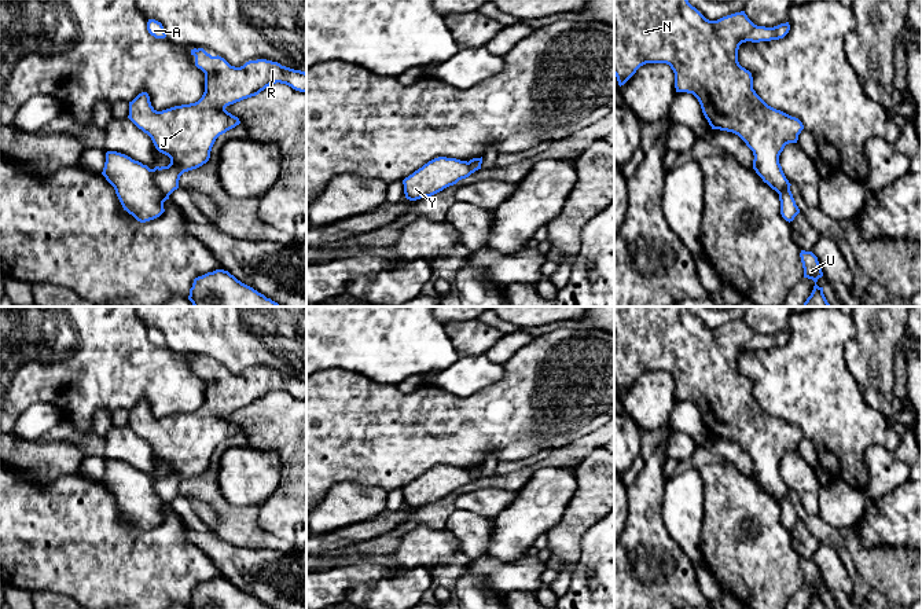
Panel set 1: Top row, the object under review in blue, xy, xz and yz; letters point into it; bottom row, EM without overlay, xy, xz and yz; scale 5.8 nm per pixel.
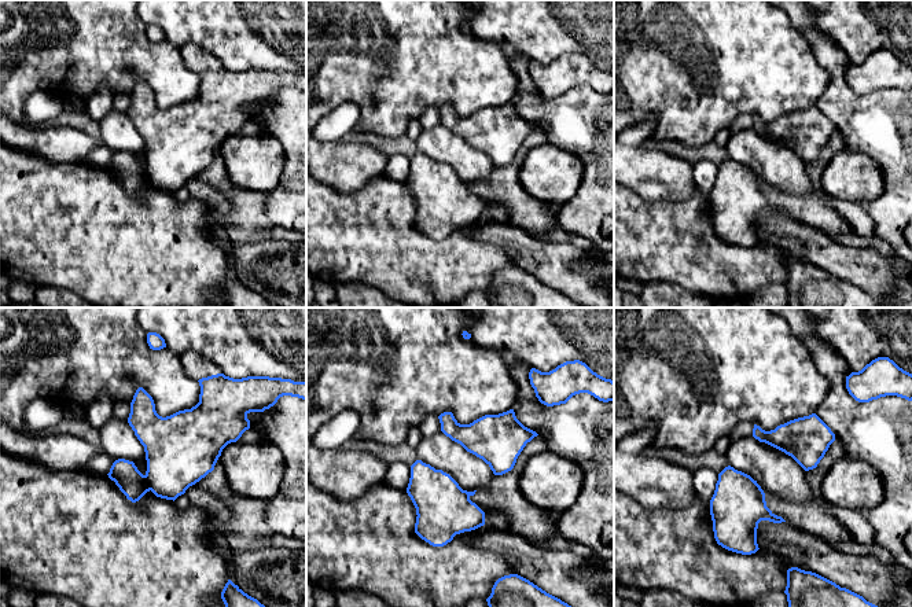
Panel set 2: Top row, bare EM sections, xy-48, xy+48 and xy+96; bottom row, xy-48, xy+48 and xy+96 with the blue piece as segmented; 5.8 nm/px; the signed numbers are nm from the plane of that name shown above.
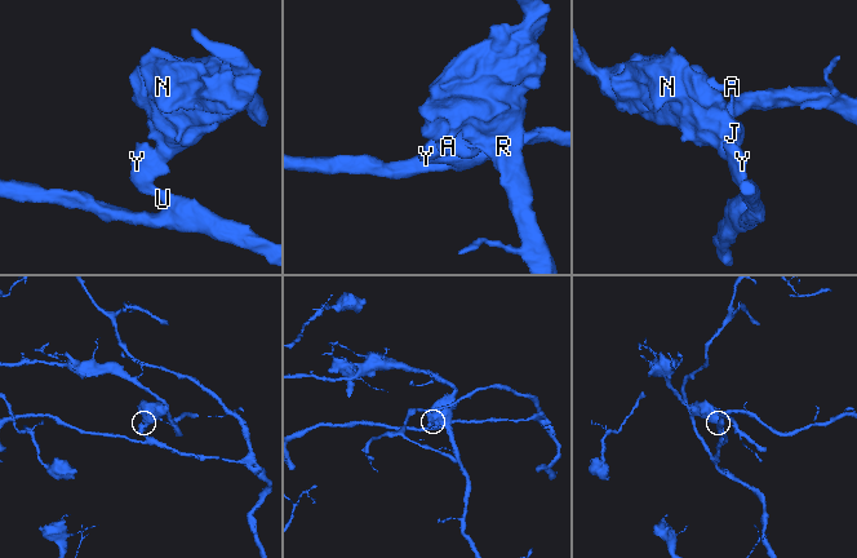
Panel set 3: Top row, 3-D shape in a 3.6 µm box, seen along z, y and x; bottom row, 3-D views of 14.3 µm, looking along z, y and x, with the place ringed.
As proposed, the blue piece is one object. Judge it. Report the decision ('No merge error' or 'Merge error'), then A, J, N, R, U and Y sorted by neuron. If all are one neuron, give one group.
Merge error. Groups: A J N R / U Y

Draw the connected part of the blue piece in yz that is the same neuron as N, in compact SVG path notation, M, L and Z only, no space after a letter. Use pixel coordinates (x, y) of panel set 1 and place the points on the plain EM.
M614 307L614 384L621 395L646 371L669 373L675 381L676 400L693 401L698 407L712 437L738 443L753 459L756 481L772 498L780 500L790 491L779 472L779 463L786 452L797 451L804 433L798 426L768 414L756 401L752 381L738 370L738 357L746 349L760 351L783 346L789 338L789 330L774 335L757 334L745 319L709 329L687 307Z

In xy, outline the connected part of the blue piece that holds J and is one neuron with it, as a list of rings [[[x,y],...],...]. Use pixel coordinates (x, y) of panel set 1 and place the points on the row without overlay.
[[[203,356],[191,357],[191,363],[195,364],[195,374],[205,381],[205,400],[198,410],[162,419],[157,419],[151,414],[147,400],[139,401],[129,410],[128,426],[151,445],[159,461],[170,466],[168,474],[151,477],[157,495],[168,505],[179,496],[179,488],[184,480],[196,477],[209,469],[216,447],[240,432],[238,425],[225,418],[227,414],[256,404],[276,390],[306,400],[306,381],[282,374],[278,370],[257,367],[235,375],[218,363],[212,364]]]

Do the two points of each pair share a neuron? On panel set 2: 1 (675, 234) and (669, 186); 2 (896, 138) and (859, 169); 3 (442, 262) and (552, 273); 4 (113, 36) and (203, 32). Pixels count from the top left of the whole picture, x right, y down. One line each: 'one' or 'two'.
1: two
2: two
3: two
4: two

